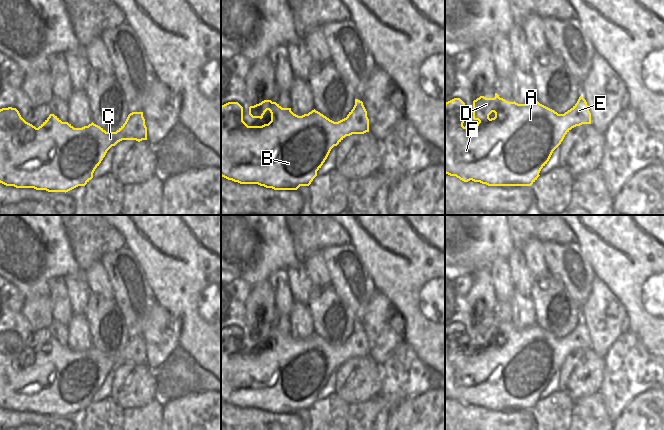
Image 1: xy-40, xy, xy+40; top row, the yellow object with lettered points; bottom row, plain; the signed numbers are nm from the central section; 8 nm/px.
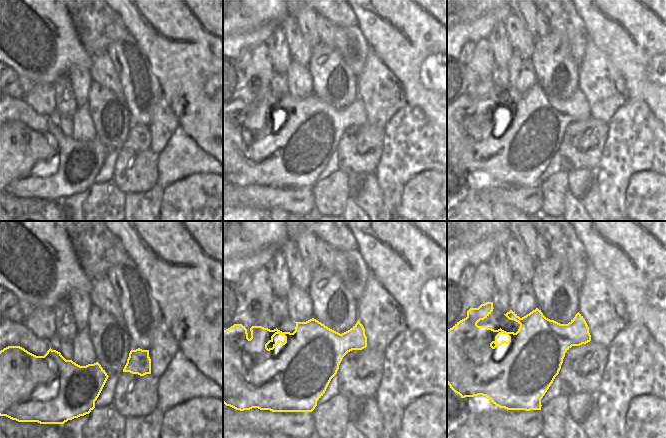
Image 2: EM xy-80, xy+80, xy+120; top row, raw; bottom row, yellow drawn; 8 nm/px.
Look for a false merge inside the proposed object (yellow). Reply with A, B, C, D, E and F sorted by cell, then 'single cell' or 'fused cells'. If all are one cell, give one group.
A B C D E F | single cell

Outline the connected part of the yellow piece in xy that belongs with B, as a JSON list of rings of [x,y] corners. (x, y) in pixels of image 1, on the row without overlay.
[[[355,323],[355,329],[353,333],[349,336],[346,342],[334,346],[316,335],[315,333],[309,336],[308,338],[304,338],[302,340],[298,340],[291,335],[291,332],[282,332],[276,326],[272,326],[271,324],[264,324],[259,328],[249,331],[249,339],[252,342],[263,342],[265,336],[269,334],[271,337],[271,345],[268,348],[264,348],[262,350],[248,350],[243,345],[243,331],[238,326],[228,326],[221,330],[221,400],[232,404],[234,406],[238,406],[240,408],[258,408],[260,410],[264,410],[266,412],[272,412],[274,414],[297,414],[300,410],[309,410],[313,403],[317,400],[317,395],[321,392],[325,384],[327,383],[331,373],[334,370],[337,370],[346,360],[350,360],[352,358],[364,358],[369,356],[369,343],[367,341],[367,335],[363,329],[363,326]]]

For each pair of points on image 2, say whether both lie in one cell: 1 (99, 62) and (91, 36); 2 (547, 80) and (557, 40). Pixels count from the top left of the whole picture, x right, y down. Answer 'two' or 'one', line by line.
1: two
2: one

